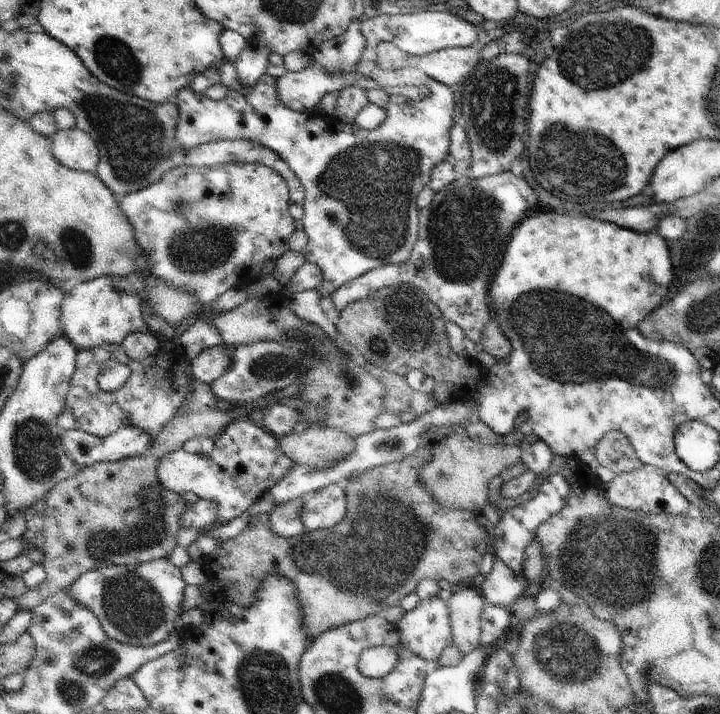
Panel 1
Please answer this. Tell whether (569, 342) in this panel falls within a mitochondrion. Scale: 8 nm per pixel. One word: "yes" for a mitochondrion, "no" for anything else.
yes

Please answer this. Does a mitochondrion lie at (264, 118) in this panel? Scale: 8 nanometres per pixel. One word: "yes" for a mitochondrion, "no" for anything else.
no

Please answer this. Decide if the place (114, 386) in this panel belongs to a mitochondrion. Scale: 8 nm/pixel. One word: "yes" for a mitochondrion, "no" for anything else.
no

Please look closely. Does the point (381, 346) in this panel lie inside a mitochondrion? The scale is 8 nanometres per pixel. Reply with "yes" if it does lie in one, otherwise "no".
yes

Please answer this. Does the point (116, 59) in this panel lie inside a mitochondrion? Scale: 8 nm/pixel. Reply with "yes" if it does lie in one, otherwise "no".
yes

